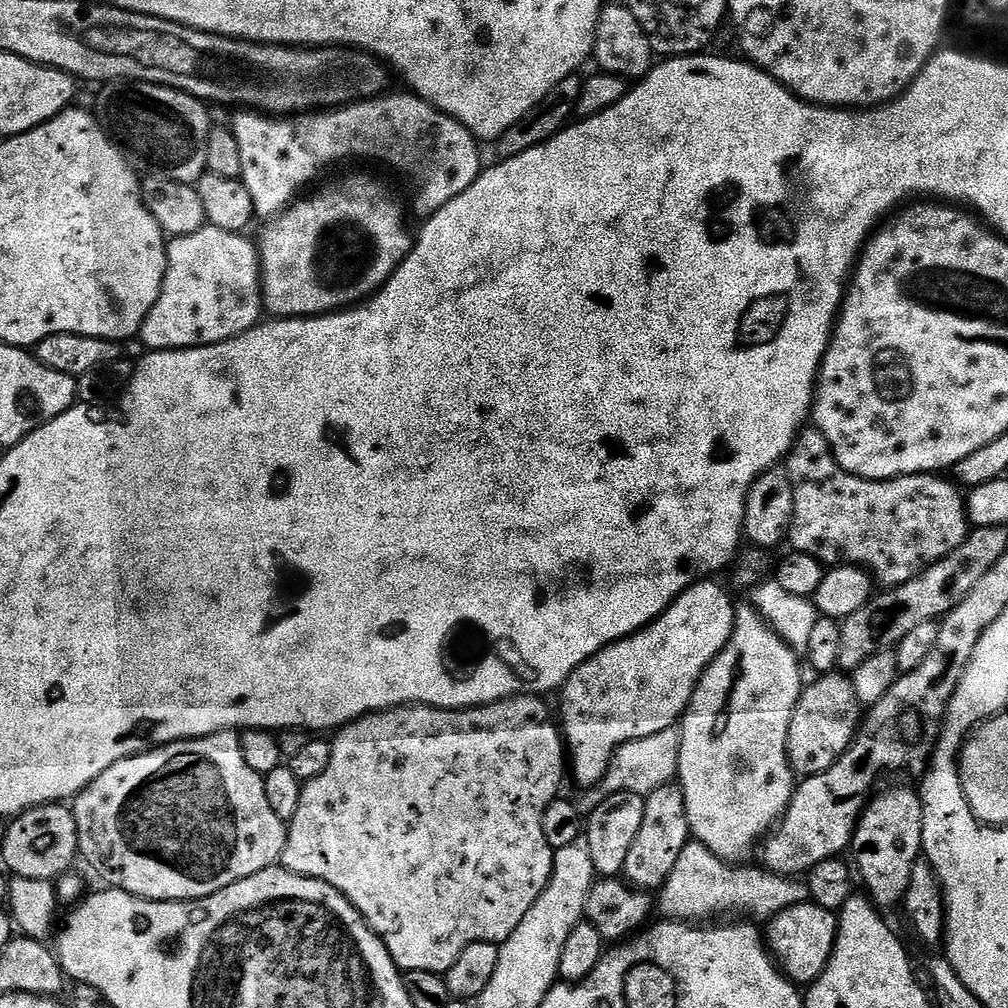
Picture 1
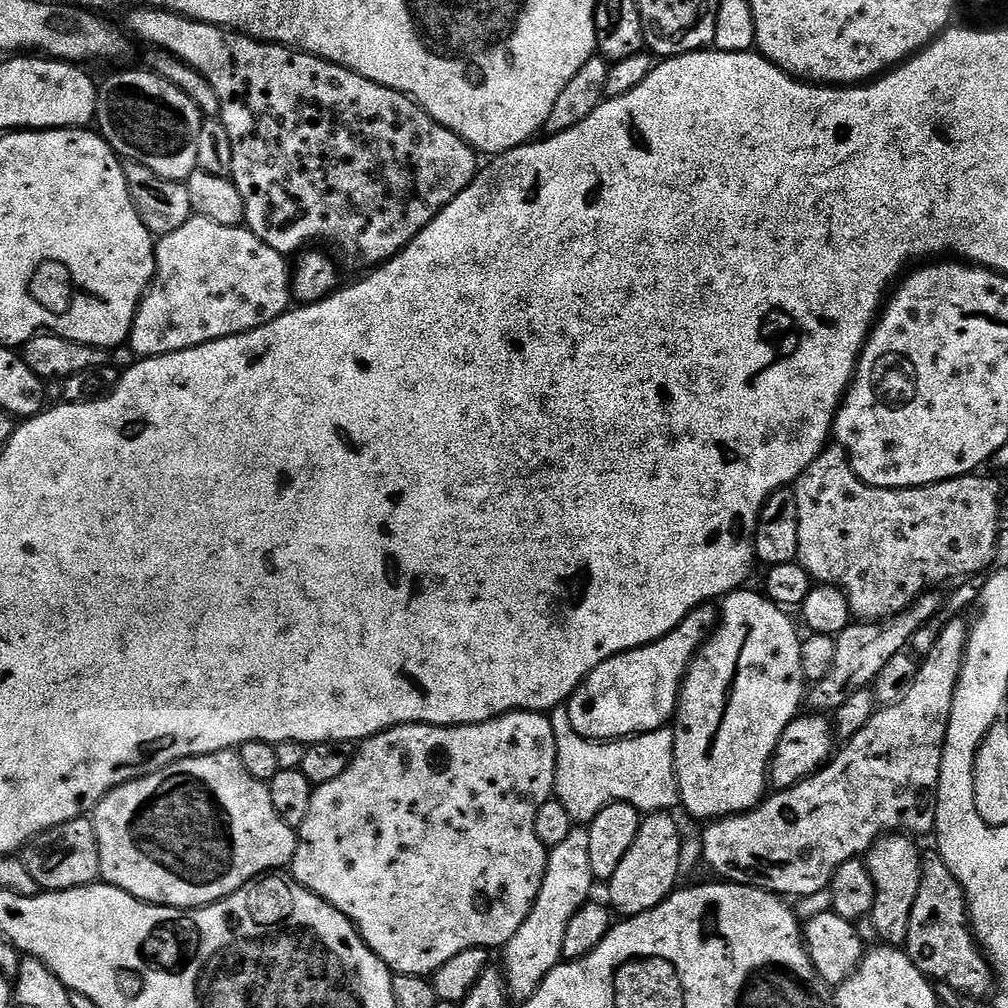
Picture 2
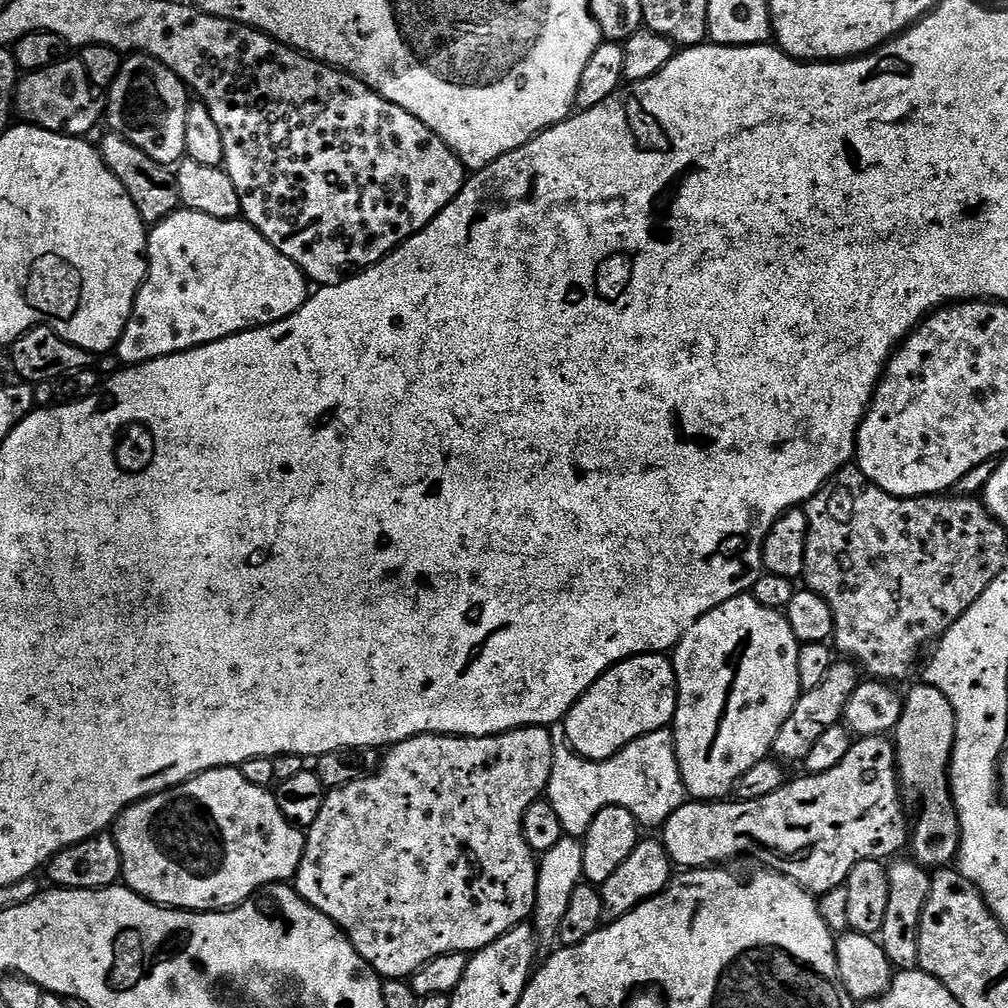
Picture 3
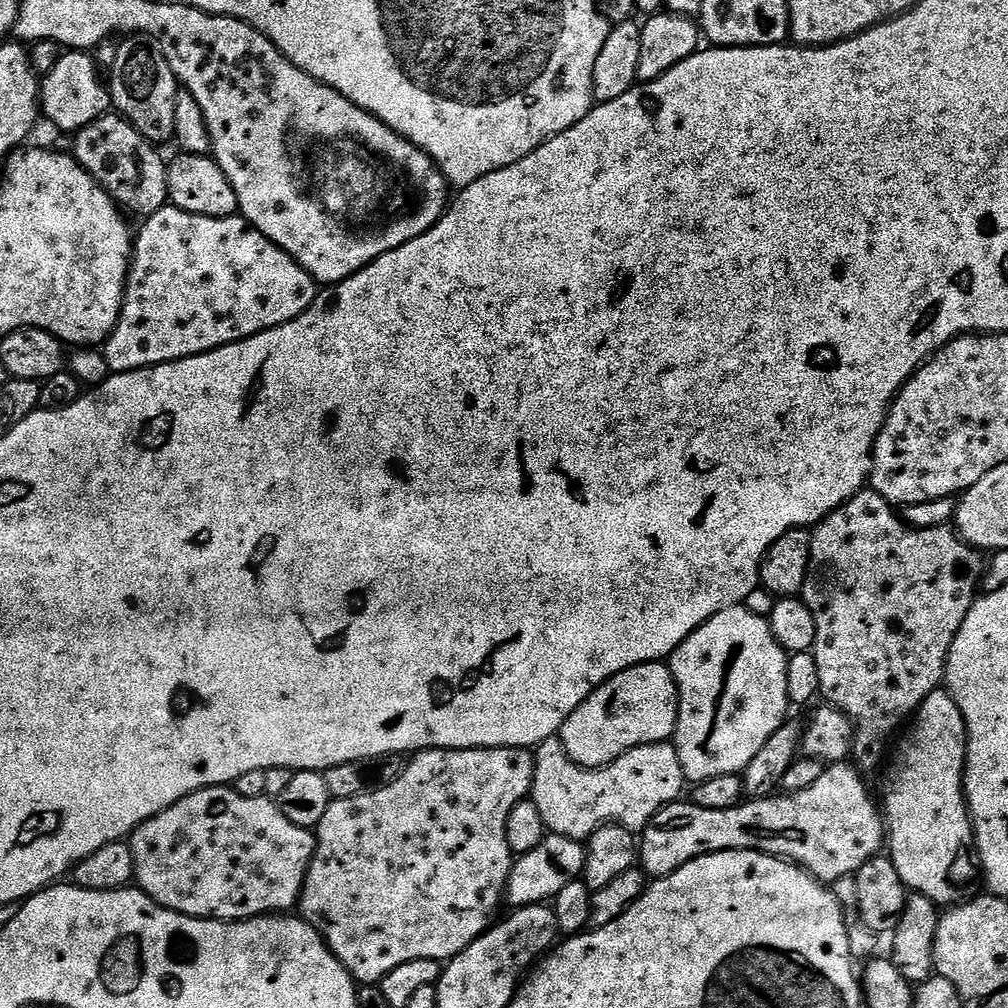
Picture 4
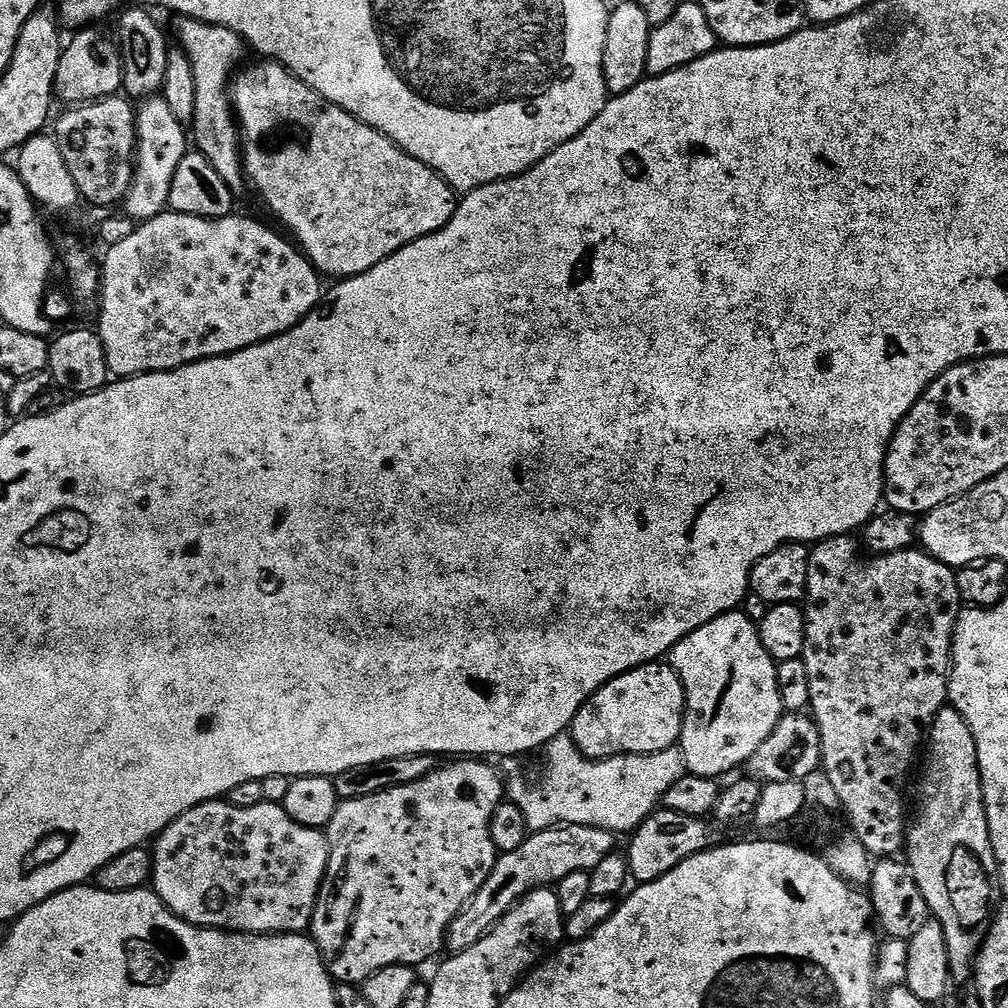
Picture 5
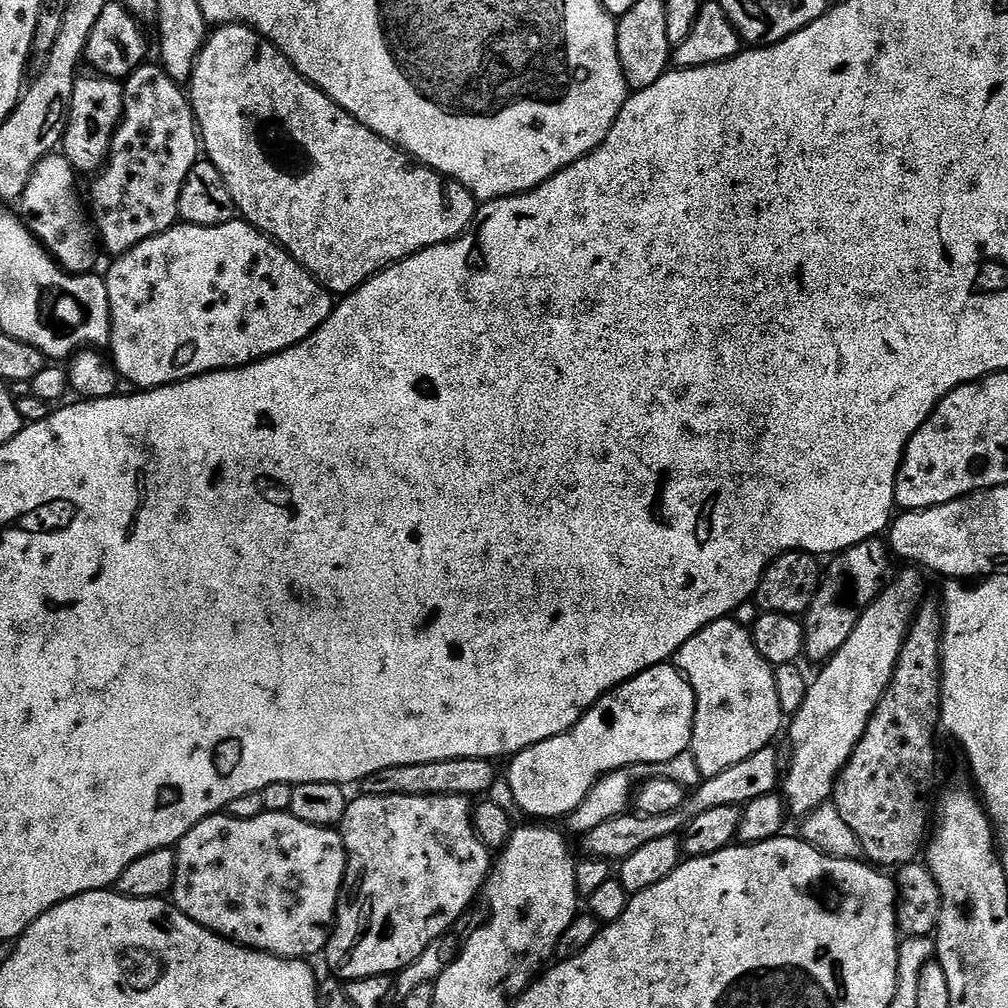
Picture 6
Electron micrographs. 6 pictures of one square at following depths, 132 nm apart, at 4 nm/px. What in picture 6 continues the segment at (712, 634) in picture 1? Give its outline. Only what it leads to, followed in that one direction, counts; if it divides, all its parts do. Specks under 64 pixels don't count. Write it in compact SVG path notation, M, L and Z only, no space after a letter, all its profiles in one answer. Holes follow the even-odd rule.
M665 662L642 670L634 678L607 692L593 708L588 709L570 734L552 736L546 742L530 746L527 752L518 752L511 757L506 773L510 790L514 794L517 809L528 816L537 816L537 821L552 822L555 816L567 818L586 798L600 777L620 768L631 770L636 764L655 766L678 758L678 754L692 747L692 727L696 717L696 695L675 663Z

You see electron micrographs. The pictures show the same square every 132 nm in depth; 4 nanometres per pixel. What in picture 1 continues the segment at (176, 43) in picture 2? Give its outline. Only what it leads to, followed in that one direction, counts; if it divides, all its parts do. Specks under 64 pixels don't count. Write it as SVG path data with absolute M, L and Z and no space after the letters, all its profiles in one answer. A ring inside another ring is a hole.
M392 90L371 100L311 114L237 111L240 113L230 121L230 127L234 138L238 138L242 157L240 180L250 190L256 216L264 222L275 220L296 203L307 184L315 185L327 168L347 160L373 160L393 168L408 183L412 212L419 218L433 216L464 193L481 174L481 145L453 116L447 116L421 96L403 91Z

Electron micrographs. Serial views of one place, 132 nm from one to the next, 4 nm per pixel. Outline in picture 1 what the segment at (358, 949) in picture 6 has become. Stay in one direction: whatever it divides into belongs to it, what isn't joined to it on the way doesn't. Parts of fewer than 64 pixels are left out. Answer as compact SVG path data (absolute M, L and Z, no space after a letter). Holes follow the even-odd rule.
M512 696L509 700L499 700L493 704L483 704L480 708L427 708L424 704L415 706L405 706L402 708L387 708L384 712L371 712L369 716L364 716L361 720L356 720L353 724L345 724L343 728L335 733L336 740L331 741L332 753L330 754L330 766L318 774L318 778L307 781L302 790L302 799L298 801L298 810L294 813L294 818L287 821L288 841L284 847L284 853L280 855L279 863L283 867L289 868L294 874L302 874L306 878L318 878L334 890L338 890L348 899L353 906L362 914L362 918L372 928L372 933L386 946L386 950L392 955L392 960L396 967L404 972L413 972L414 970L430 970L431 972L445 973L458 962L458 954L466 950L474 942L490 942L491 944L503 944L514 930L518 930L518 922L526 918L526 913L530 911L530 906L538 902L538 894L546 890L546 886L552 877L552 858L554 850L550 842L546 842L546 834L542 834L542 814L546 814L546 806L554 802L561 795L560 783L566 780L566 745L562 739L561 729L552 721L552 716L548 713L548 708L544 705L545 701L538 696Z

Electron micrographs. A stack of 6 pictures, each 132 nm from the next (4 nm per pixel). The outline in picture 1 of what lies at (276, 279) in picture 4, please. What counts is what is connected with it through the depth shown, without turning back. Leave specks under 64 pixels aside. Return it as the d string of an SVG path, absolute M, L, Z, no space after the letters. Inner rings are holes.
M206 226L202 230L198 230L194 234L186 234L178 236L167 241L168 261L166 262L166 274L164 281L160 287L158 294L158 302L154 302L154 306L150 310L150 314L144 320L138 336L143 340L146 348L154 352L173 352L179 348L205 348L211 344L221 344L227 340L232 340L242 333L250 331L261 323L262 316L262 289L260 287L260 253L257 245L247 240L247 235L239 232L227 232L226 230L218 230L217 228Z

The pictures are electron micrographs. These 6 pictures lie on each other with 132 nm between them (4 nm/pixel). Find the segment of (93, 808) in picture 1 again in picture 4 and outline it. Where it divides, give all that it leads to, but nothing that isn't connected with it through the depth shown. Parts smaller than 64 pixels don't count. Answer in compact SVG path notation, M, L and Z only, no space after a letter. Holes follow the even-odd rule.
M221 786L219 788L203 788L162 810L154 818L142 822L130 837L132 853L134 854L134 877L140 891L145 892L151 900L158 902L163 908L169 908L175 912L181 912L184 916L196 916L199 920L249 920L255 916L267 916L269 914L288 914L297 907L300 891L304 888L304 879L308 873L308 867L312 856L316 853L316 837L307 828L294 826L286 814L282 814L279 803L275 799L263 796L262 798L242 798L235 787Z

